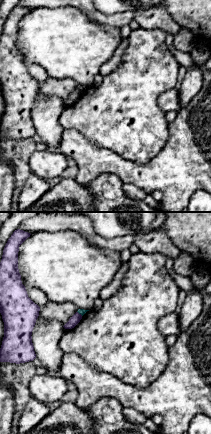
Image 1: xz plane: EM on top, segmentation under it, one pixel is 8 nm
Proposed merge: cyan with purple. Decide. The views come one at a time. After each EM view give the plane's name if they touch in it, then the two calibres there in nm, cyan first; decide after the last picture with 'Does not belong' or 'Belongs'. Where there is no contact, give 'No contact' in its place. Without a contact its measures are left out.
Touches cyan in xz. Thickness 50 nm (cyan) against 80 nm

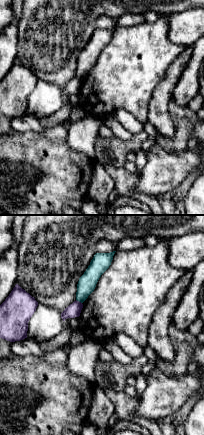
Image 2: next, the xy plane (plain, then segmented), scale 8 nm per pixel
Touches cyan in xy. Thickness 150 nm (cyan) against 110 nm

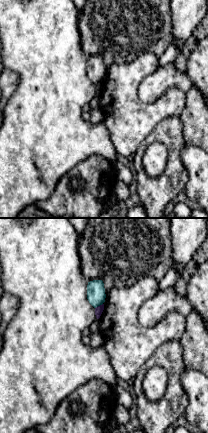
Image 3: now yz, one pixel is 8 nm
Touches cyan in yz. Thickness 150 nm (cyan) against 60 nm

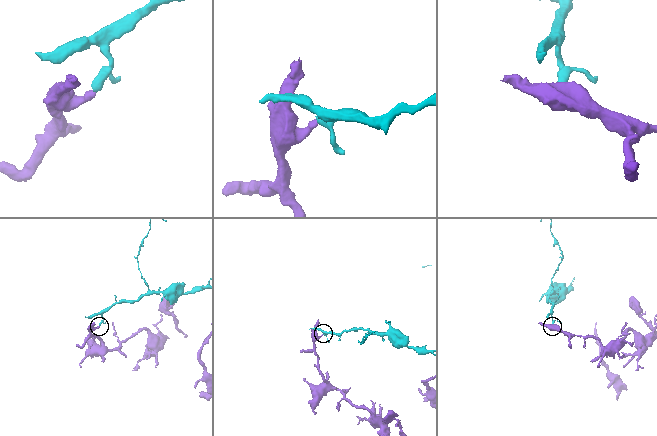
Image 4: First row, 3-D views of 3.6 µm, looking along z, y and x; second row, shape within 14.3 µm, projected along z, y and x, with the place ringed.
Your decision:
Does not belong

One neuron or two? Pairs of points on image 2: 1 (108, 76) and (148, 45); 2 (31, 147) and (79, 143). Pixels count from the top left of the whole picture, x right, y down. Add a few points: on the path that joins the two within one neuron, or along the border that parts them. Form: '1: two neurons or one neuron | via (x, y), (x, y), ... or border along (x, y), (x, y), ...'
1: one neuron | via (118, 72), (138, 53)
2: two neurons | border along (69, 124), (67, 144), (88, 157)

